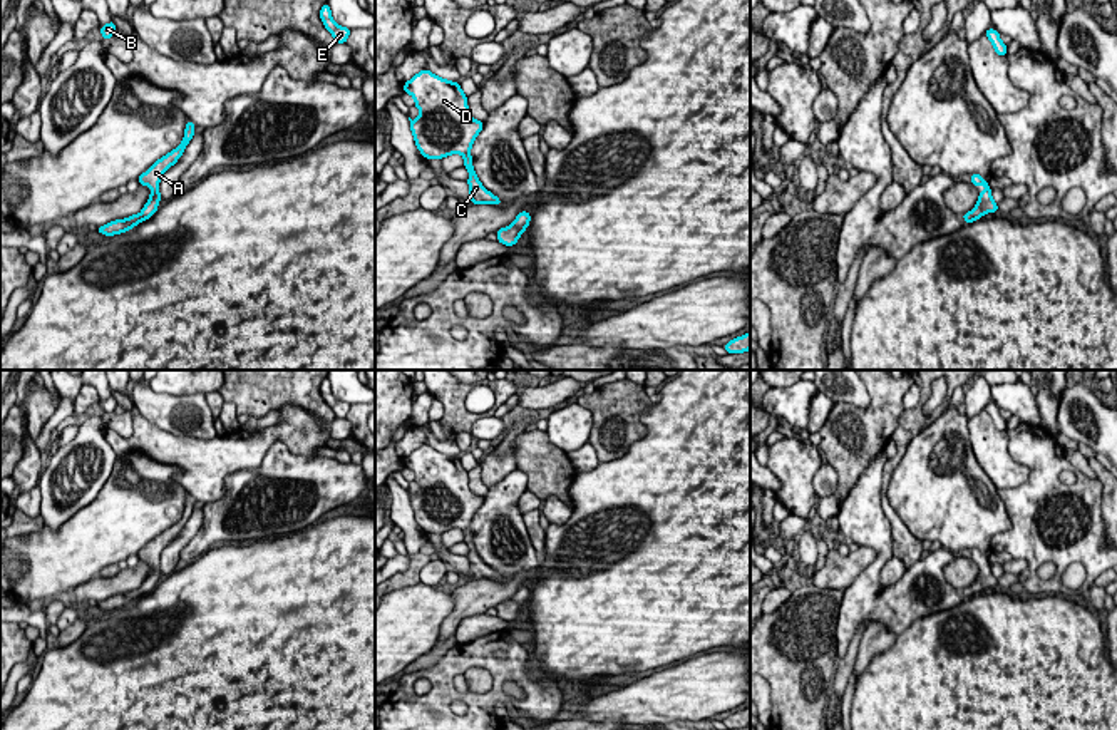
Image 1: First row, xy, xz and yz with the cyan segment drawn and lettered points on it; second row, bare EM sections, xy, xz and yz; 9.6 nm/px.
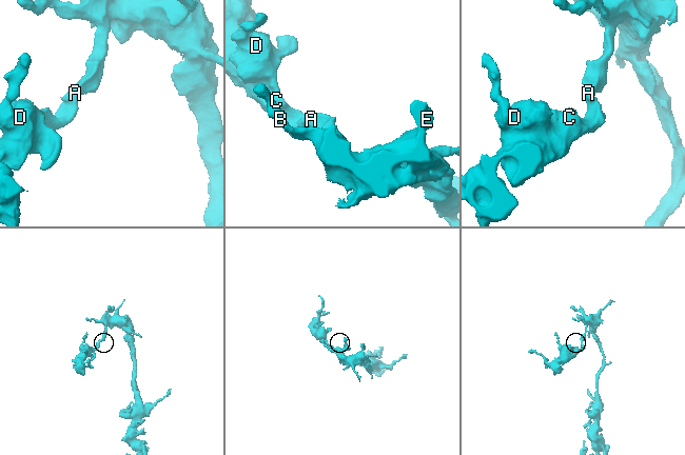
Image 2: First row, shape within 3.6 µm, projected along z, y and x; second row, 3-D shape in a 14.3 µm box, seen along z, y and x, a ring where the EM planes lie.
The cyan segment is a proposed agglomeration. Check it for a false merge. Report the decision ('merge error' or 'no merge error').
no merge error

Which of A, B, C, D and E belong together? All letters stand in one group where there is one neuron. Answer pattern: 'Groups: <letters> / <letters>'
Groups: A B C D E

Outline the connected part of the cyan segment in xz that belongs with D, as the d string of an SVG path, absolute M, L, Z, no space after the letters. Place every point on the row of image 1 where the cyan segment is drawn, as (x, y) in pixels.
M424 69L404 84L404 92L414 97L420 111L415 121L409 117L420 154L425 159L461 154L469 171L471 203L501 206L501 199L481 184L472 167L471 147L484 124L471 116L461 84Z

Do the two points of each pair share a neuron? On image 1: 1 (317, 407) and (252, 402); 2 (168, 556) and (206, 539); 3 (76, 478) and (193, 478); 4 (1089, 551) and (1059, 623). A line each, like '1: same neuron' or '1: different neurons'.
1: same neuron
2: different neurons
3: different neurons
4: different neurons

